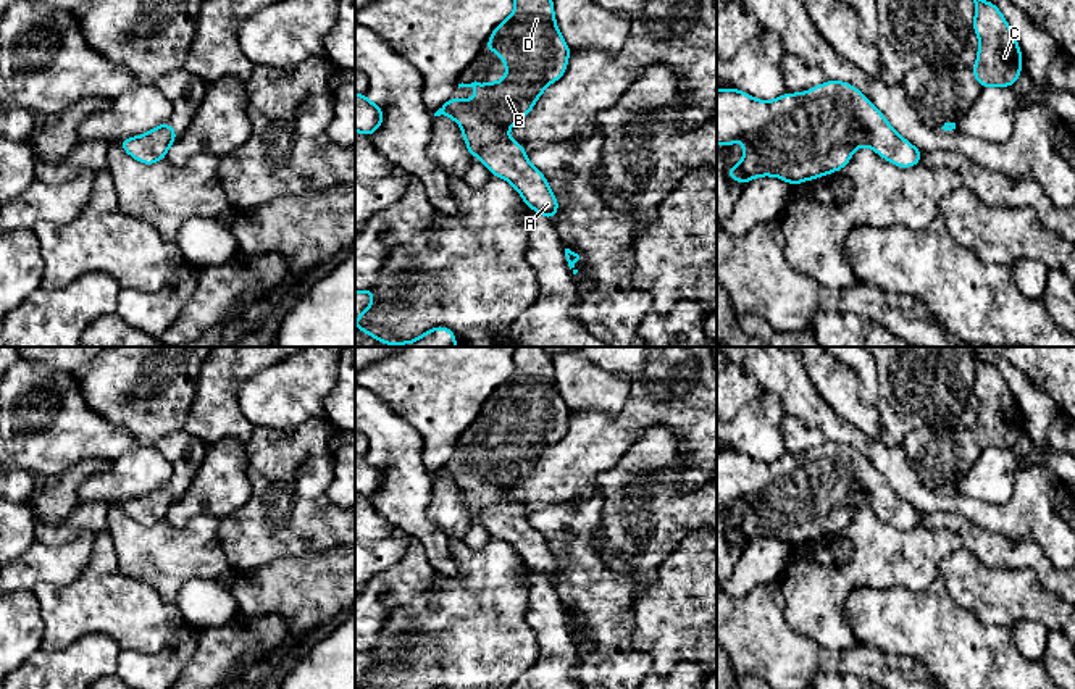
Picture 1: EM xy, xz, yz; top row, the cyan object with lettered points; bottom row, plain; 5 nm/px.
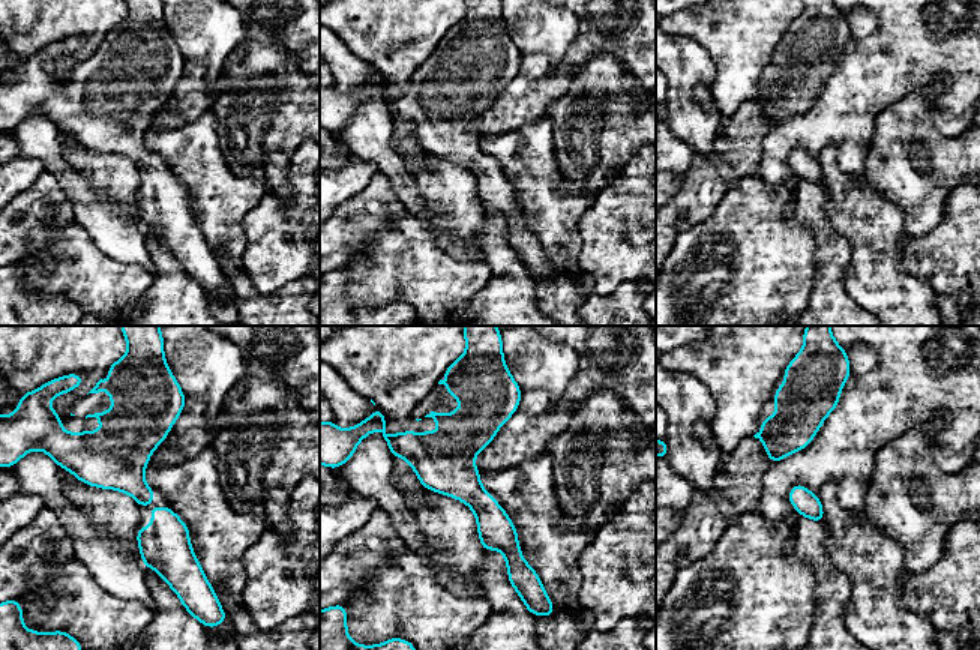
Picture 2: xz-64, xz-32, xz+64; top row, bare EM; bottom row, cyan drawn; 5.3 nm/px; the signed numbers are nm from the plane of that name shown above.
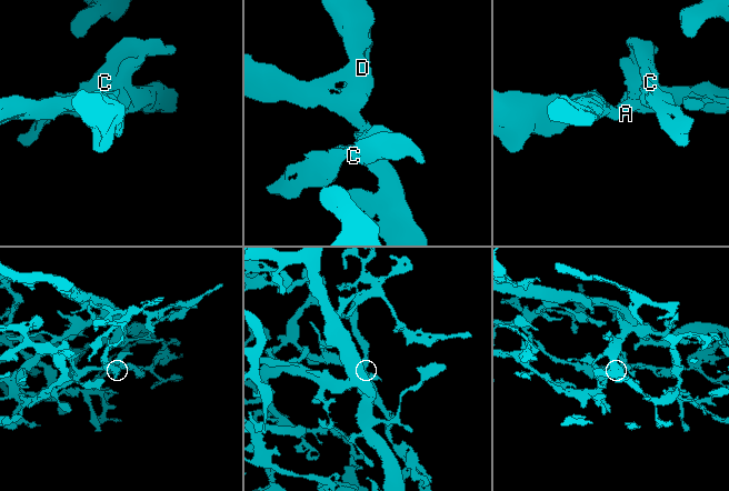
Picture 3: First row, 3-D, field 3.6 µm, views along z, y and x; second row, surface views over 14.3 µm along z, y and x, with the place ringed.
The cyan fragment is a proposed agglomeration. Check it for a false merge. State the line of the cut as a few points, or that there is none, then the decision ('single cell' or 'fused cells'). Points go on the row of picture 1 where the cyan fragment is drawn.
no cut | single cell

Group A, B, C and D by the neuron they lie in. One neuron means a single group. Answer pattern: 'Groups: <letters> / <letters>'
Groups: A B C D

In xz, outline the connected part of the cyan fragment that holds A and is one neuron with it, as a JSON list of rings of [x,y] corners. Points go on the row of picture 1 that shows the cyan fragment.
[[[513,0],[513,3],[515,11],[491,32],[489,42],[484,45],[484,50],[500,55],[507,77],[491,84],[476,81],[458,84],[458,89],[473,87],[478,97],[473,100],[450,98],[434,116],[442,115],[455,119],[462,127],[468,155],[479,157],[492,176],[507,179],[531,210],[554,219],[558,211],[557,197],[552,194],[546,176],[528,161],[523,145],[510,140],[507,132],[534,108],[534,102],[549,84],[562,79],[571,50],[558,32],[552,0]]]

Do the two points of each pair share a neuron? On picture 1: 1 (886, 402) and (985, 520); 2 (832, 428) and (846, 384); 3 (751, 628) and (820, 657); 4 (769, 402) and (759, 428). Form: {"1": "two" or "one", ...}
{"1": "two", "2": "two", "3": "one", "4": "one"}

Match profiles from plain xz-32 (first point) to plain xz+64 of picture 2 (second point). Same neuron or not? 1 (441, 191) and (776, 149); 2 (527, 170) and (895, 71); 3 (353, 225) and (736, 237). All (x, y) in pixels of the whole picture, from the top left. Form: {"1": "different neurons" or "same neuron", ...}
{"1": "different neurons", "2": "different neurons", "3": "different neurons"}

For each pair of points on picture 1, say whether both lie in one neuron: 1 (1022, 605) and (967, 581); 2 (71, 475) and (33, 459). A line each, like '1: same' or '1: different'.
1: same
2: different

